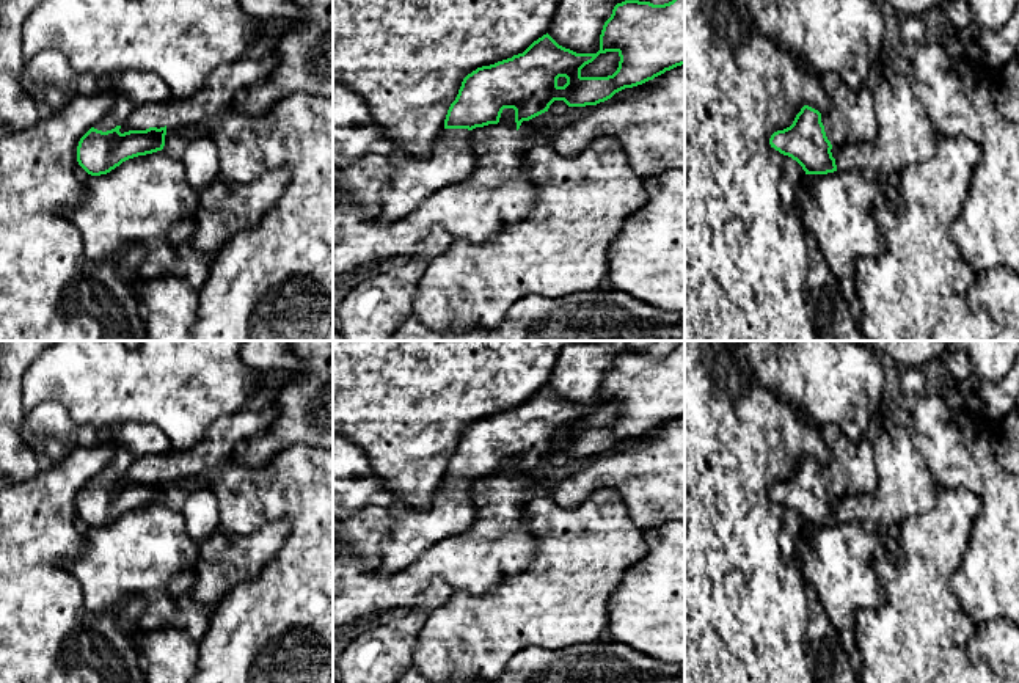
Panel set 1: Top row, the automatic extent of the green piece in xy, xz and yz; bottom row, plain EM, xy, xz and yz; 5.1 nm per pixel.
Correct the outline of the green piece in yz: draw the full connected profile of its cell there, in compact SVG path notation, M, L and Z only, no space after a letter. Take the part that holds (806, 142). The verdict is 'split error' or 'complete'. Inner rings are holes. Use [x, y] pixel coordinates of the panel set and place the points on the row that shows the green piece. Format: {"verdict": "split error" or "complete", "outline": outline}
{"verdict": "split error", "outline": "M829 72L821 77L821 85L831 99L831 110L821 115L818 110L804 105L790 127L774 132L769 138L771 148L796 160L805 174L837 171L831 152L834 144L842 149L862 149L871 144L876 137L875 104L867 82L859 91L853 91L837 74Z"}

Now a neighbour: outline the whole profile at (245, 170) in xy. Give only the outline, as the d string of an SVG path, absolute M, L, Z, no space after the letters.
M298 91L276 102L262 116L228 111L209 122L209 138L218 149L220 177L248 184L273 168L289 168L292 177L278 203L253 228L232 236L215 254L207 279L198 289L193 336L198 341L333 341L333 97Z

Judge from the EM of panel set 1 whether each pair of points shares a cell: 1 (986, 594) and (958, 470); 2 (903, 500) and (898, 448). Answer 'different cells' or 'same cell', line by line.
1: same cell
2: same cell

